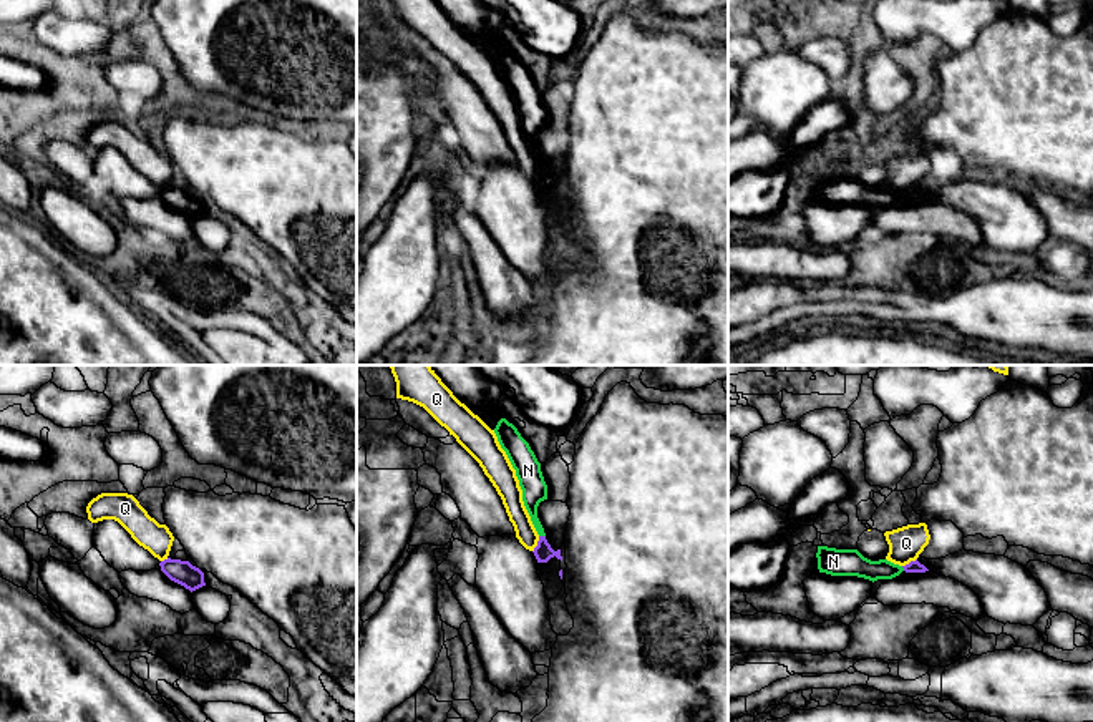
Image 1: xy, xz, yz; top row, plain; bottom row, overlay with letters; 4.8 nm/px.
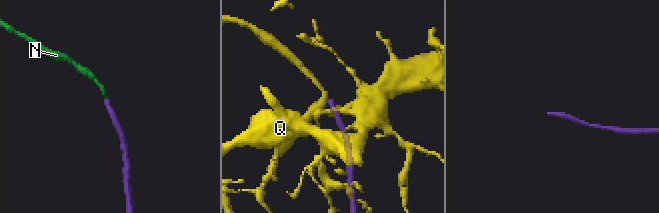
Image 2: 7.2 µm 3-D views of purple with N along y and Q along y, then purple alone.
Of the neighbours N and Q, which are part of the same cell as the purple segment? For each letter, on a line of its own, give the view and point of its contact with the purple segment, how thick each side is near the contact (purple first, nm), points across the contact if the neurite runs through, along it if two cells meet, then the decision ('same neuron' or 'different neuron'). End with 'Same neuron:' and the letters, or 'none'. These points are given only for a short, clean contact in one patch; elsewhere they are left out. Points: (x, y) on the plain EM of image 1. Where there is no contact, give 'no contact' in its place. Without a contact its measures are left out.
N: contact xz (543, 165); calibres 90 and 130 nm; way xz (543, 180), (543, 165), (533, 143), (534, 118); same neuron
Q: contact xz (538, 173); calibres 90 and 100 nm; border xz (539, 165), (533, 180); different neuron
Same neuron: N

